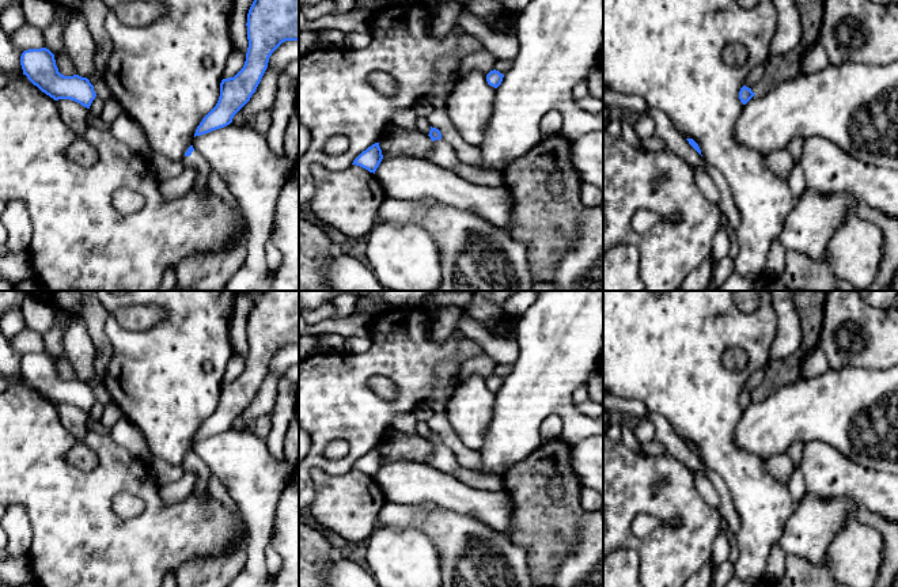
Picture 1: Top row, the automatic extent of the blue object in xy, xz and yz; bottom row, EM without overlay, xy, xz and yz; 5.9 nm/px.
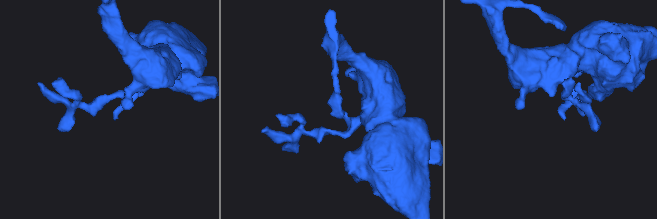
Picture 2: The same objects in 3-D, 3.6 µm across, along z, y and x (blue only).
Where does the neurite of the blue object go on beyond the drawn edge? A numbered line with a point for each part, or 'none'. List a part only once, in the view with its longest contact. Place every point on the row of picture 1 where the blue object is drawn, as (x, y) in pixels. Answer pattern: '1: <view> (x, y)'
1: xy (194, 161)

